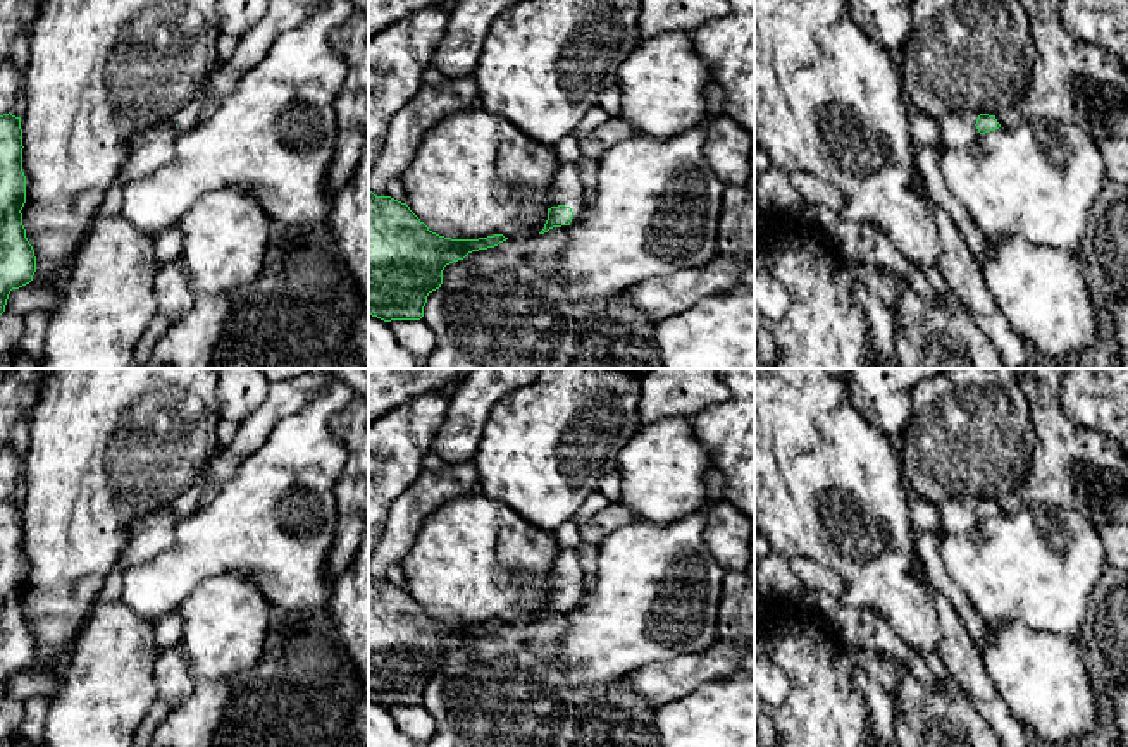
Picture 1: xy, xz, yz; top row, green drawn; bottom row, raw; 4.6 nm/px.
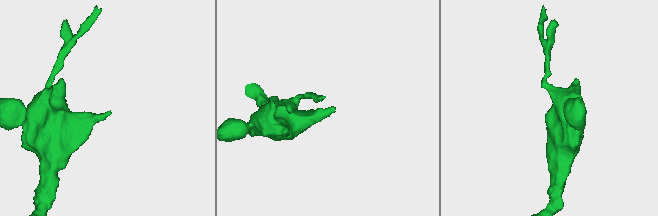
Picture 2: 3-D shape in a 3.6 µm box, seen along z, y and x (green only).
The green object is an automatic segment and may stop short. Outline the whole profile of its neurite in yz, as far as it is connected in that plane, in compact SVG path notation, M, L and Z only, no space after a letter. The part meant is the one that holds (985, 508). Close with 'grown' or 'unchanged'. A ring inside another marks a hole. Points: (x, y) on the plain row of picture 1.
M954 496L939 506L940 522L949 534L971 532L982 520L1001 513L995 501Z; grown

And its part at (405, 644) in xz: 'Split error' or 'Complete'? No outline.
Complete

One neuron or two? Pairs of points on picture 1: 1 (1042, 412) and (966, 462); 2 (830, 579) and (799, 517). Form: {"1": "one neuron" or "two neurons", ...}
{"1": "two neurons", "2": "two neurons"}

